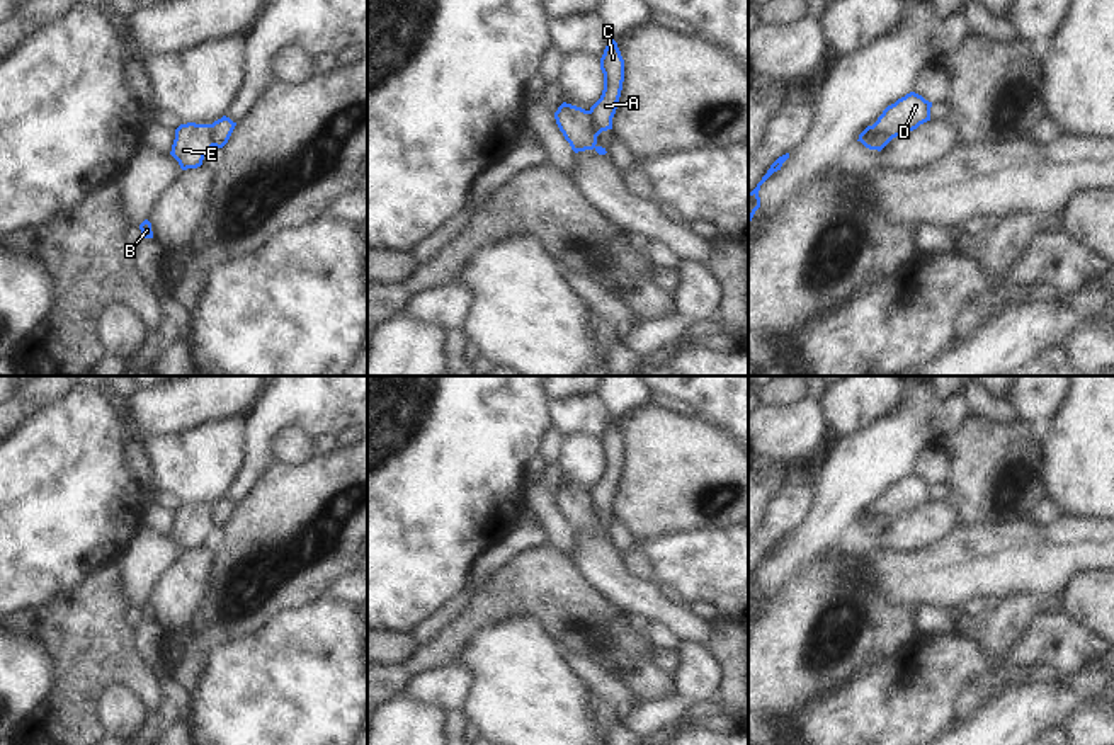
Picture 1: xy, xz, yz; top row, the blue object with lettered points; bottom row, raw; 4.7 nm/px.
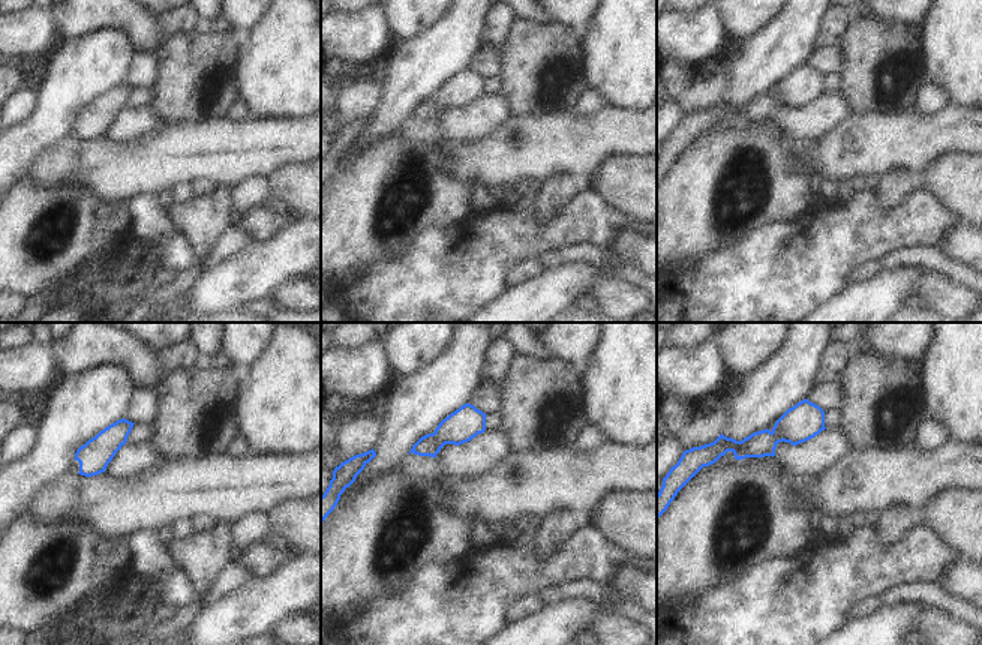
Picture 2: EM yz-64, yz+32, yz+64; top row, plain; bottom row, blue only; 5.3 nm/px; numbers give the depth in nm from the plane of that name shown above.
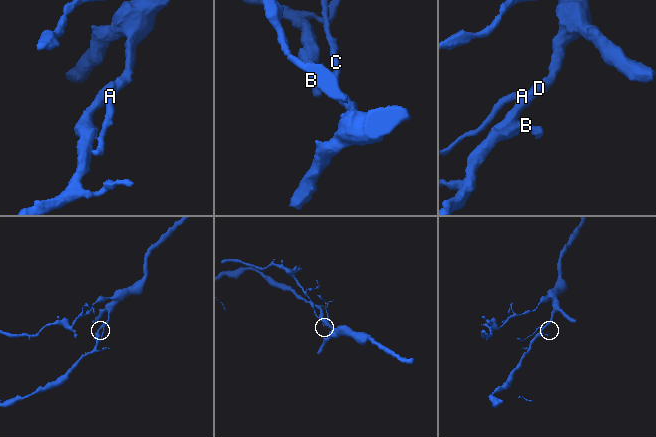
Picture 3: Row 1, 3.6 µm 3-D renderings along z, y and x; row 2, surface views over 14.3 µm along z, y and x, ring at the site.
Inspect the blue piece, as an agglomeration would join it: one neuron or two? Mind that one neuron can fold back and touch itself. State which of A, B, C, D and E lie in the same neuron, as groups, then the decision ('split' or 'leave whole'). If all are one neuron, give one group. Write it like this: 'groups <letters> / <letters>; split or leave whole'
groups A C / B D E; split

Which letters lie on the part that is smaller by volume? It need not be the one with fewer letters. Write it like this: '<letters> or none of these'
A, C.

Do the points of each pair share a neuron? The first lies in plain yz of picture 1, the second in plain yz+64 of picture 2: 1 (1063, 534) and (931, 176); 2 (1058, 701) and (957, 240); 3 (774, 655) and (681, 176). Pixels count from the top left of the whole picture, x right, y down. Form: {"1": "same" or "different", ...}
{"1": "different", "2": "different", "3": "same"}

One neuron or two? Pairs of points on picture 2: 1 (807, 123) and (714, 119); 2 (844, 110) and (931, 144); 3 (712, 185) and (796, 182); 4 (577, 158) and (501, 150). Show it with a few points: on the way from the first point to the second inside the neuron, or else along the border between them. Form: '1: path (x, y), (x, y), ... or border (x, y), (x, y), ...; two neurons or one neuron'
1: path (784, 116), (775, 111), (736, 111); one neuron
2: border (853, 113), (825, 135); two neurons
3: path (727, 161), (739, 147), (751, 146), (772, 162); one neuron
4: path (558, 152), (520, 152); one neuron

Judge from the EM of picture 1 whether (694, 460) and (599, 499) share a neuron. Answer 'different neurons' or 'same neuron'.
different neurons

